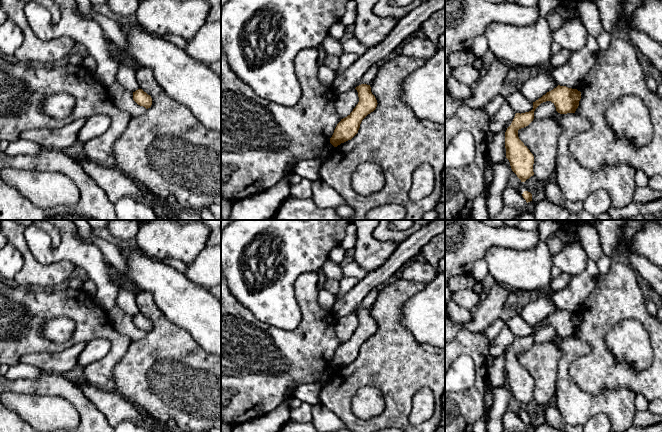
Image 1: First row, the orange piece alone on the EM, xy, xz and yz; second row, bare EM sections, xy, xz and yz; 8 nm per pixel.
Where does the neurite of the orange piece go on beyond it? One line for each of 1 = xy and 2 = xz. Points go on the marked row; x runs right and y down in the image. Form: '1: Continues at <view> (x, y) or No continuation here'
1: No continuation here
2: No continuation here

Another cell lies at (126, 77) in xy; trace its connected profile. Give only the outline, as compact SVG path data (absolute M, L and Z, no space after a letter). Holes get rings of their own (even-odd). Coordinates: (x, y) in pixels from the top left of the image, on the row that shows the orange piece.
M121 66L117 72L117 83L132 93L140 89L136 79L136 70L124 66Z

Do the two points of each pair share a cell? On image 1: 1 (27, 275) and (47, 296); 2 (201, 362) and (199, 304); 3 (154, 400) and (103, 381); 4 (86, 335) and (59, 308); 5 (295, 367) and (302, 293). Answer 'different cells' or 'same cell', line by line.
1: different cells
2: different cells
3: different cells
4: same cell
5: same cell

